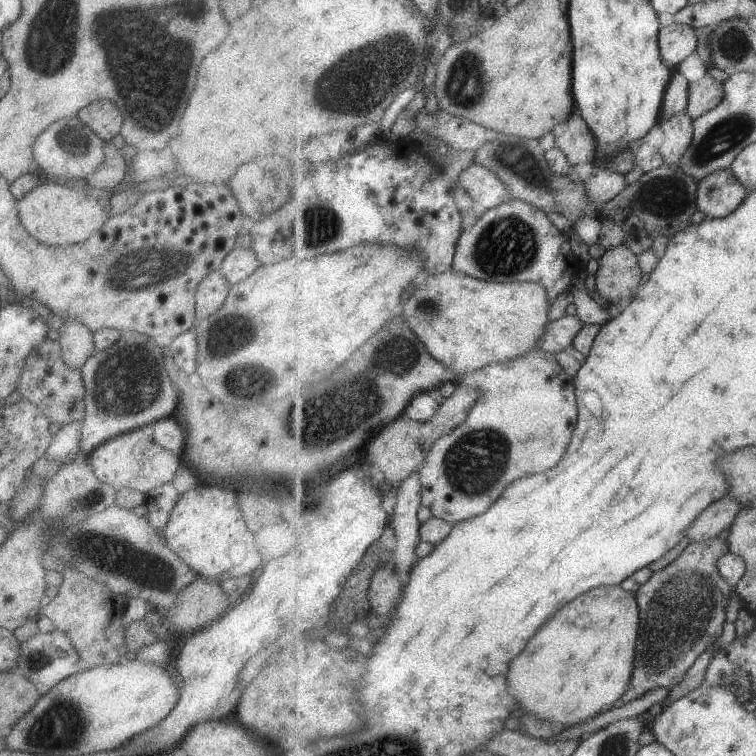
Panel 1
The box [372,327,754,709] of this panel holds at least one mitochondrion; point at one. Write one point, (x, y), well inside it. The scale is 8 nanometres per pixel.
(680, 610)

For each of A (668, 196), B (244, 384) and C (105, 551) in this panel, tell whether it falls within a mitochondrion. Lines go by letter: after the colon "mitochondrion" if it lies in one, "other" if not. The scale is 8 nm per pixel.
A: mitochondrion
B: mitochondrion
C: mitochondrion

